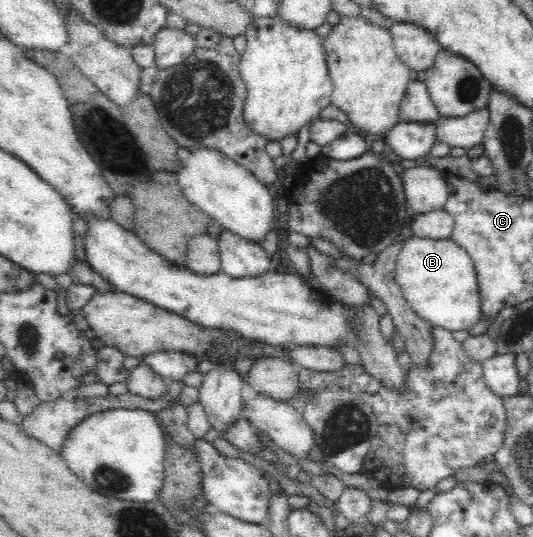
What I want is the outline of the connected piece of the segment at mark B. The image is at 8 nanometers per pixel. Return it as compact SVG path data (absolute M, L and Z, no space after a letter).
M407 238L399 252L395 276L410 309L432 326L452 332L469 331L483 318L475 265L469 253L452 238Z

